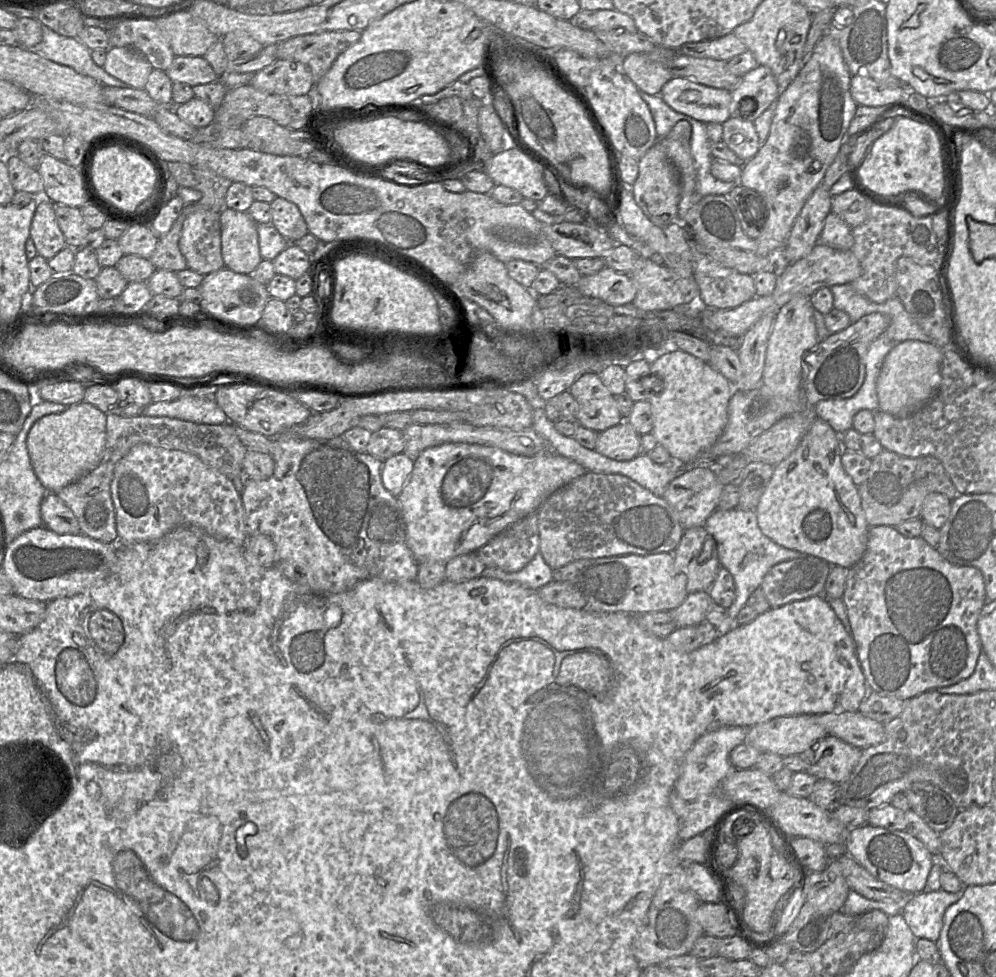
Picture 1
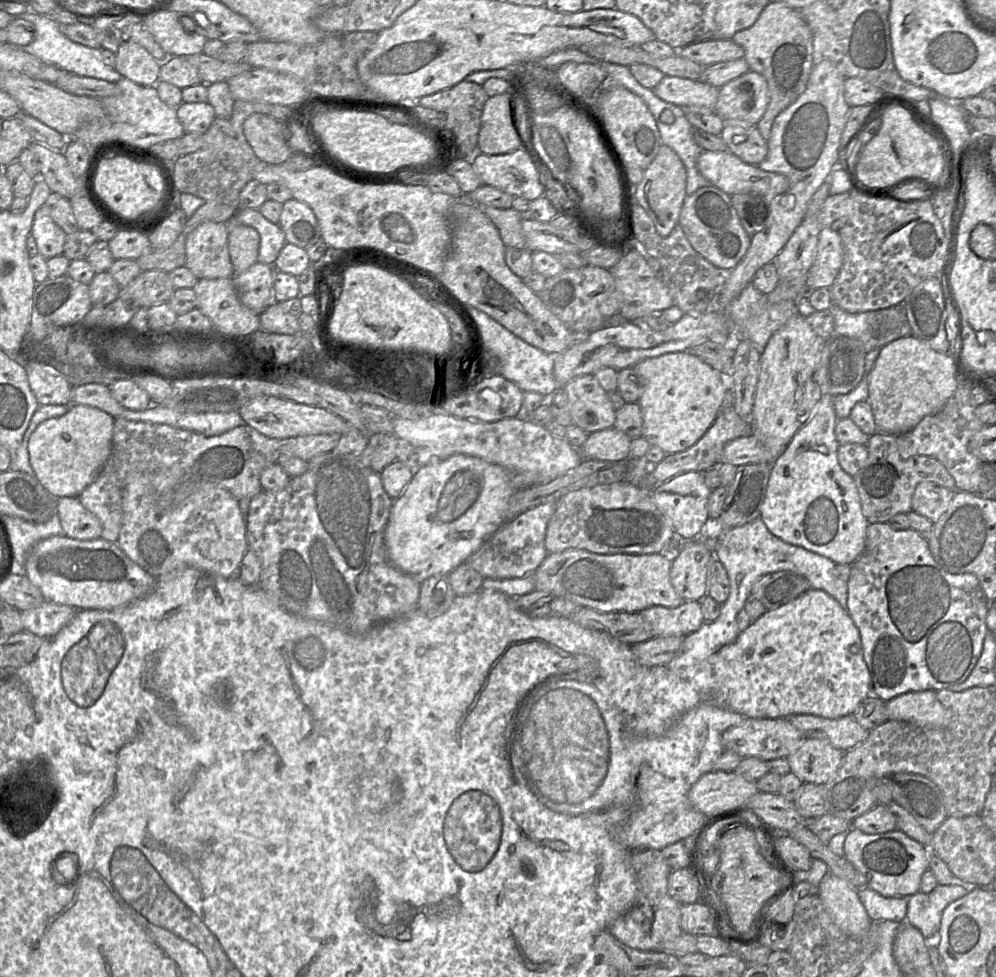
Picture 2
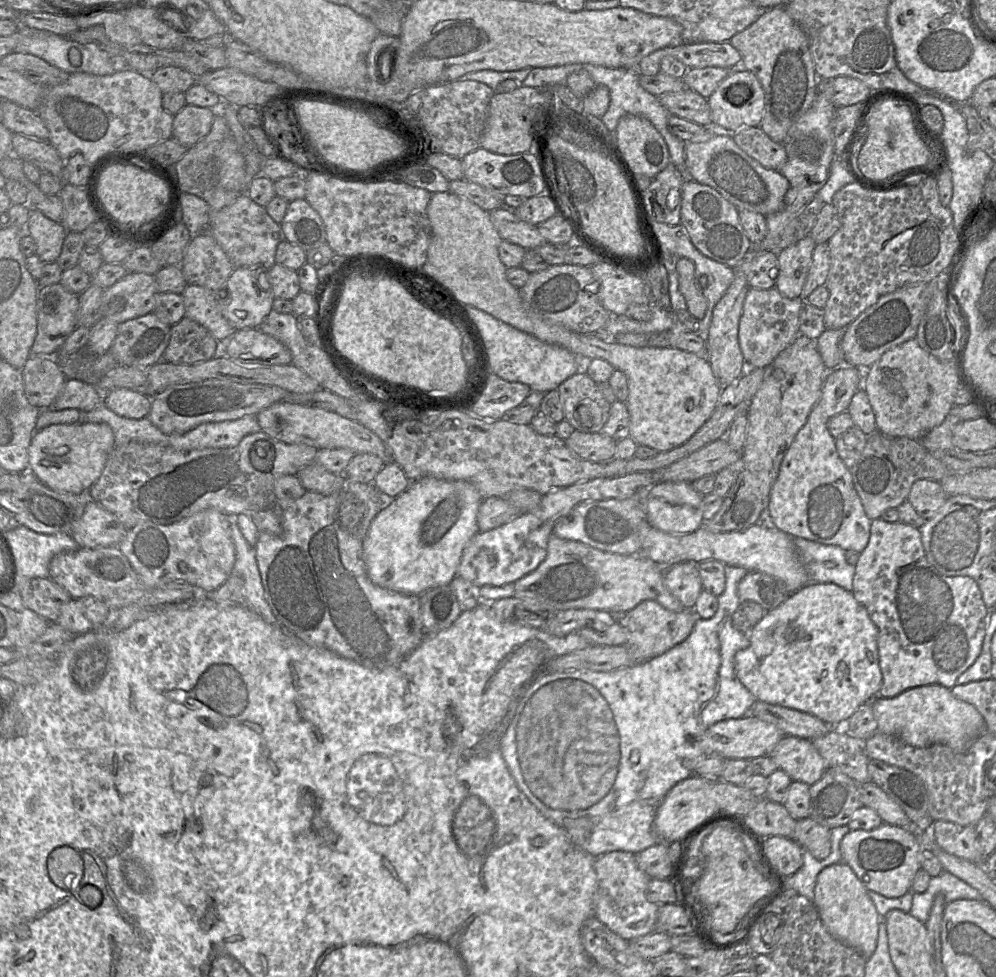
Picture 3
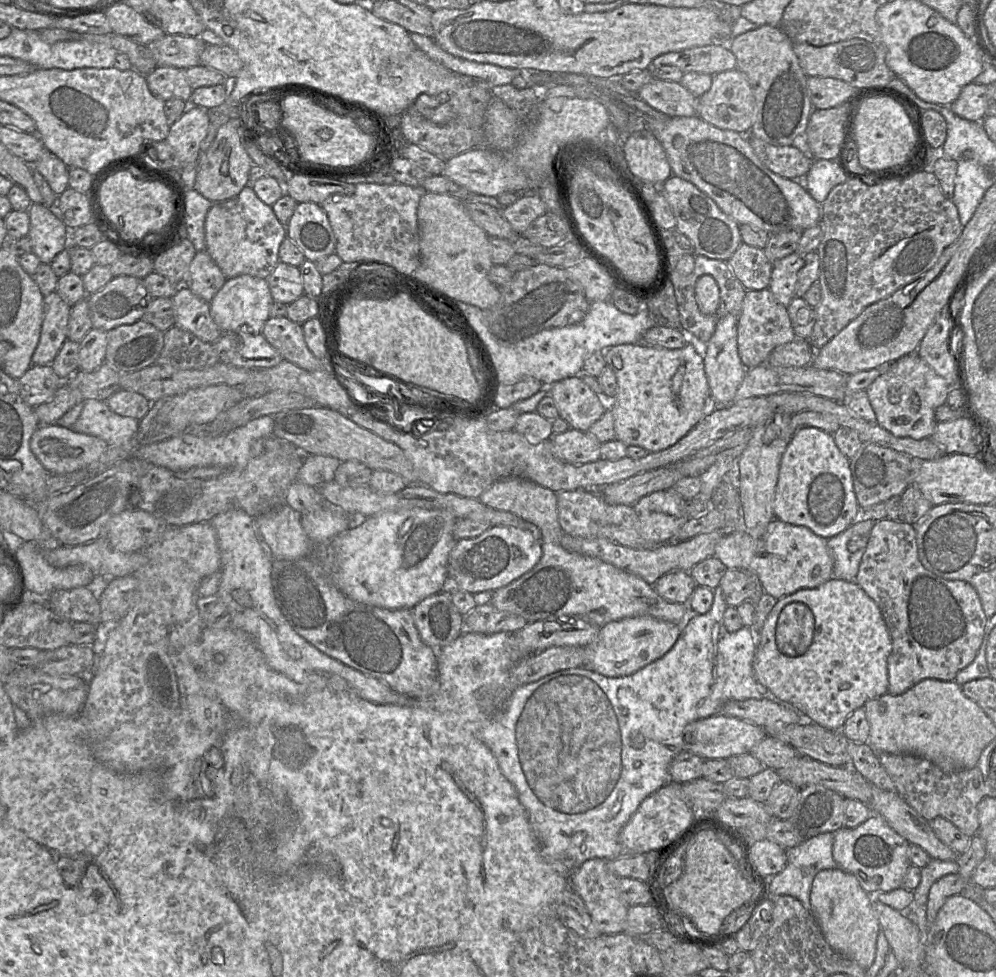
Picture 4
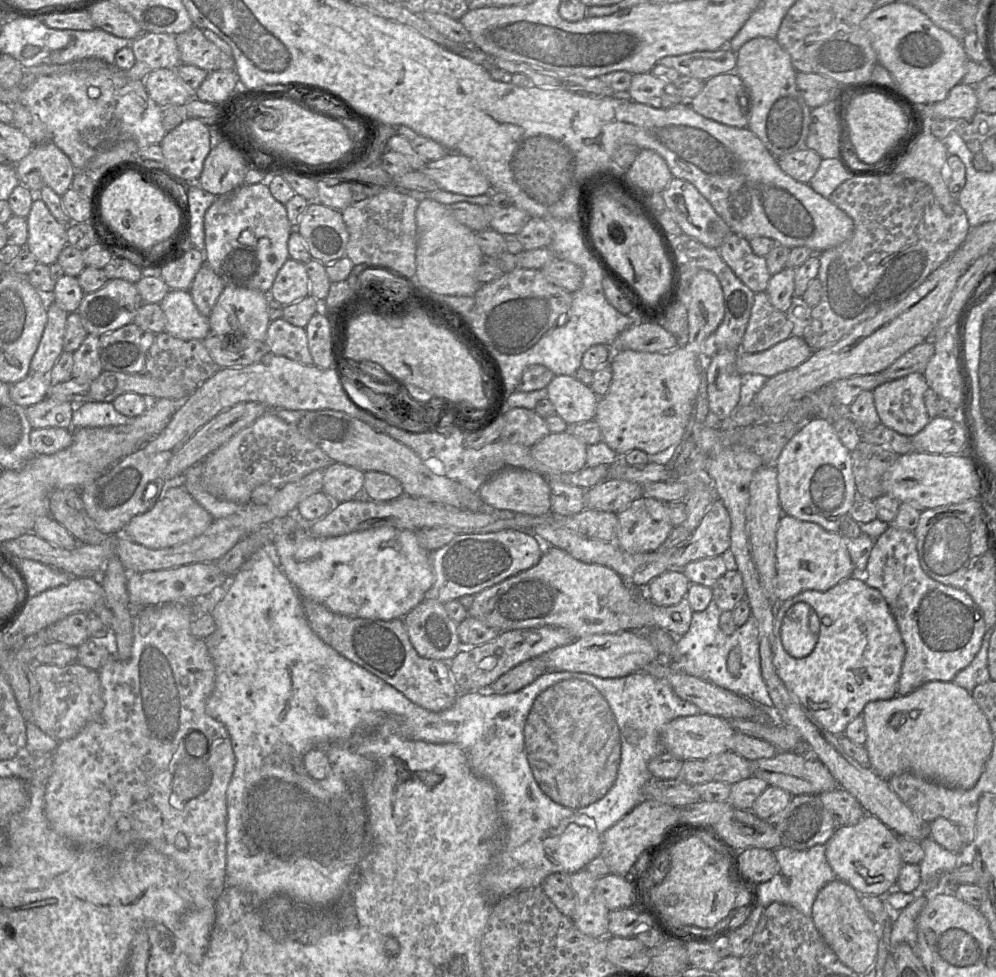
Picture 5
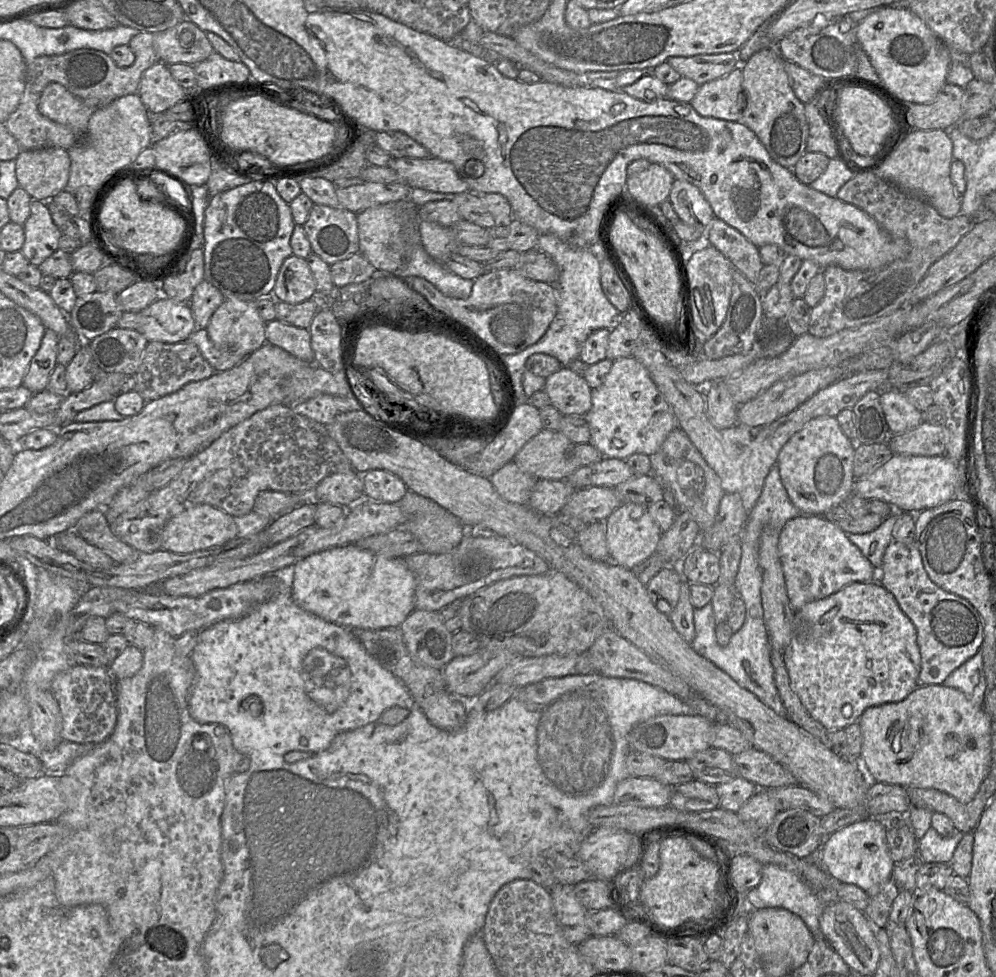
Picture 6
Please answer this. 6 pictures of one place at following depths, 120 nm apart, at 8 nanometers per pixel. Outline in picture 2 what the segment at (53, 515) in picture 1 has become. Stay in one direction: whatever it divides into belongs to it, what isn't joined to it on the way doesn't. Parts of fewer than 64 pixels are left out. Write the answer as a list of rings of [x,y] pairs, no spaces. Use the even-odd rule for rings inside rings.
[[[78,497],[58,498],[57,515],[64,535],[79,540],[101,538],[99,519],[82,505]]]

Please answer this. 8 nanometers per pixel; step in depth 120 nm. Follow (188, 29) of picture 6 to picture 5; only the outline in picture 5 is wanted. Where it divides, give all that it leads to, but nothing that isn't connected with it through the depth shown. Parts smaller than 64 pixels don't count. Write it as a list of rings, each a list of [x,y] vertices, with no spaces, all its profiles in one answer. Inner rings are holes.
[[[193,26],[176,35],[181,63],[194,65],[207,72],[234,70],[233,56],[224,53],[214,43],[206,39],[202,29]]]

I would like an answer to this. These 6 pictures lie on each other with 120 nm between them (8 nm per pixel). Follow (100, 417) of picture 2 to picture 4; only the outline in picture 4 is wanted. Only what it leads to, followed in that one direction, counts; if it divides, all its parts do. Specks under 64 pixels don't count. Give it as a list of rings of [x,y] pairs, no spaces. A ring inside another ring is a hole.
[[[58,424],[40,425],[30,439],[30,448],[44,468],[51,474],[67,474],[85,468],[96,461],[108,444],[95,436],[74,431]]]

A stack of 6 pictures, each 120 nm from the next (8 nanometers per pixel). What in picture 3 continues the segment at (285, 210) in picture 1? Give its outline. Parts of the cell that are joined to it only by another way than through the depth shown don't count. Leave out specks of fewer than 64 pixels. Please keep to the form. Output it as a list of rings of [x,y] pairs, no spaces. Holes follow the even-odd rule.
[[[305,199],[288,202],[286,214],[280,226],[285,239],[304,251],[326,243],[324,224]]]

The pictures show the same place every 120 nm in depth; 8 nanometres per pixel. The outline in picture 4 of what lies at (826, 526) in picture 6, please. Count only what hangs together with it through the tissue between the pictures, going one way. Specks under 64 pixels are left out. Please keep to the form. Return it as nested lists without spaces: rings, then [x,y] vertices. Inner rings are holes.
[[[774,518],[761,537],[753,537],[743,527],[722,532],[715,545],[714,557],[718,558],[726,569],[741,570],[755,576],[764,592],[778,600],[800,589],[818,587],[832,578],[833,557],[826,541],[827,539],[817,536],[807,527],[792,525]]]

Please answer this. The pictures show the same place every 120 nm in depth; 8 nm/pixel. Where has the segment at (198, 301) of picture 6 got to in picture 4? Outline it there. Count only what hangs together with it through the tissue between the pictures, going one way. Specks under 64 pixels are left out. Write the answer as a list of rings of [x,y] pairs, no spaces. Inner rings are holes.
[[[204,250],[196,253],[182,285],[187,286],[198,297],[210,303],[226,280],[219,266]]]

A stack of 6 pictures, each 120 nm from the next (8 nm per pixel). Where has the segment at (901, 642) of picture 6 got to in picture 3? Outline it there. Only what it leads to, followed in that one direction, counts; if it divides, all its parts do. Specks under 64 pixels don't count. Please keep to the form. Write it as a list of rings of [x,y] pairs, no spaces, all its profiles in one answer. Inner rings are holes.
[[[810,582],[751,627],[749,646],[738,651],[734,668],[739,681],[757,701],[809,713],[831,727],[843,726],[864,703],[878,696],[882,686],[878,629],[851,591],[833,583]]]

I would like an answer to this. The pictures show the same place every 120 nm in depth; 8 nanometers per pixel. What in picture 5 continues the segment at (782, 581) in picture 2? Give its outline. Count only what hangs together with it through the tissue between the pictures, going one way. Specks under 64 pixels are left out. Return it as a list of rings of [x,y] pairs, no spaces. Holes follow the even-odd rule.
[[[730,566],[711,589],[712,600],[721,612],[732,611],[746,597],[742,576],[734,566]]]

